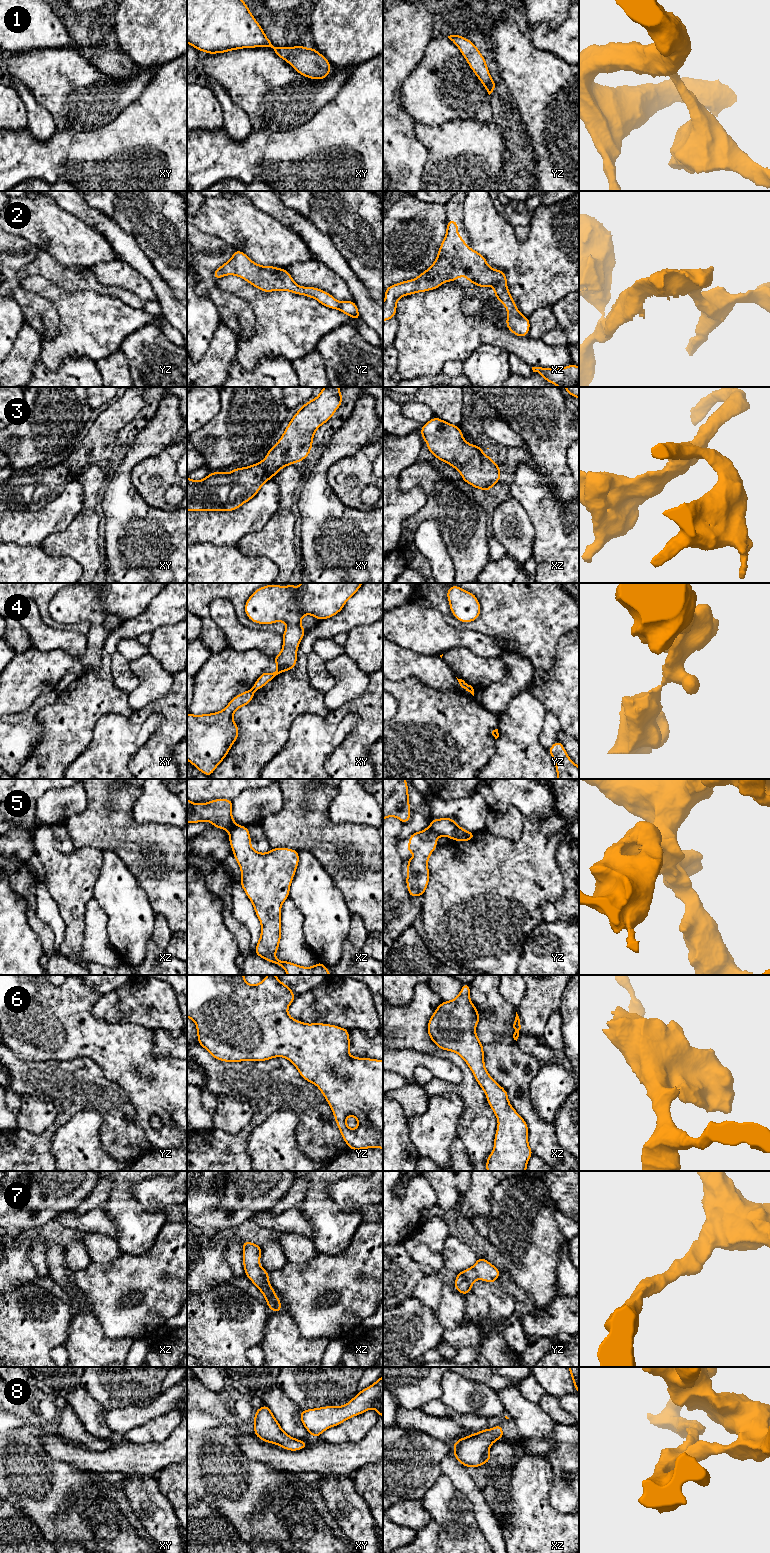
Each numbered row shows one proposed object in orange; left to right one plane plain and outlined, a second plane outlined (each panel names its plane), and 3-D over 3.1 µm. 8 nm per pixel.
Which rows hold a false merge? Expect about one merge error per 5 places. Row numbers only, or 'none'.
4, 5

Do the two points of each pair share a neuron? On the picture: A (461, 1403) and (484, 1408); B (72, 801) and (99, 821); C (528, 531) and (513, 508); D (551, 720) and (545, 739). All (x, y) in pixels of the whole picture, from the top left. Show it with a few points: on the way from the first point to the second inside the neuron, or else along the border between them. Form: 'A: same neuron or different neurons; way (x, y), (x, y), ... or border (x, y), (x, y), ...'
A: same neuron; way (467, 1403), (478, 1404)
B: different neurons; border (85, 789), (86, 807), (72, 814), (66, 823)
C: same neuron; way (522, 525), (514, 514)
D: same neuron; way (551, 725), (549, 734)

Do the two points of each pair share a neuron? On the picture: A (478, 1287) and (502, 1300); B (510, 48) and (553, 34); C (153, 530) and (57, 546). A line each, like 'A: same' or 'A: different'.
A: same
B: different
C: different

